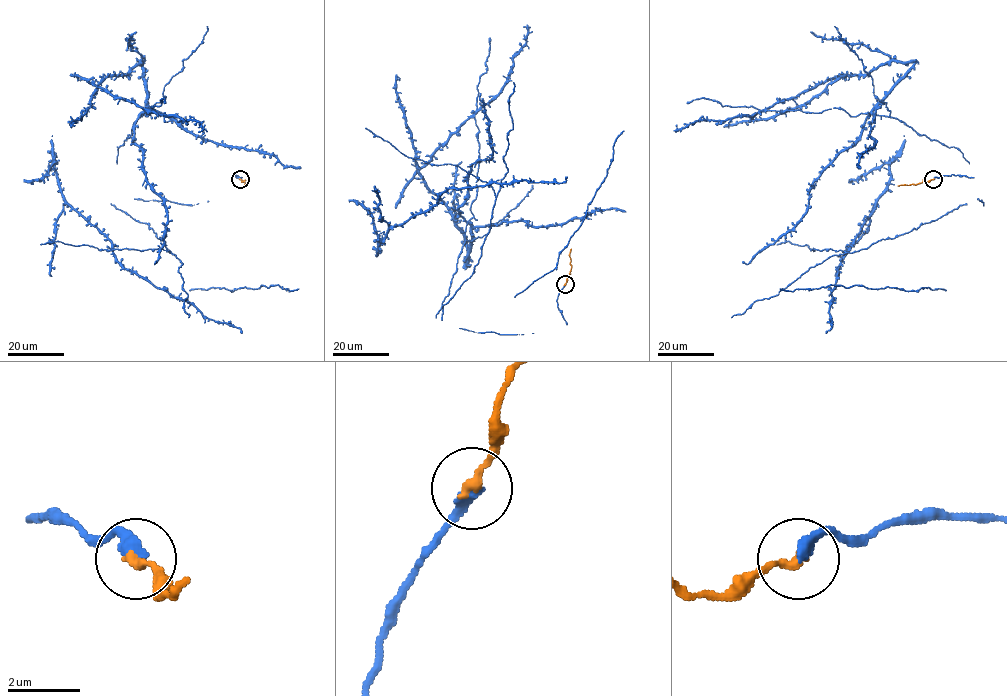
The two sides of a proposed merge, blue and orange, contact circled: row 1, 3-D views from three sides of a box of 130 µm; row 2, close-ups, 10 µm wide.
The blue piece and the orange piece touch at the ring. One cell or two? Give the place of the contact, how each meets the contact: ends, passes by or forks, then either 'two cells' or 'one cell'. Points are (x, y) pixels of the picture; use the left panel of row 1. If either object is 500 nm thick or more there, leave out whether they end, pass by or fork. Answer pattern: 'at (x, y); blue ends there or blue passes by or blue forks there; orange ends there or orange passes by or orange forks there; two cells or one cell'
at (240, 179); blue ends there; orange ends there; one cell

